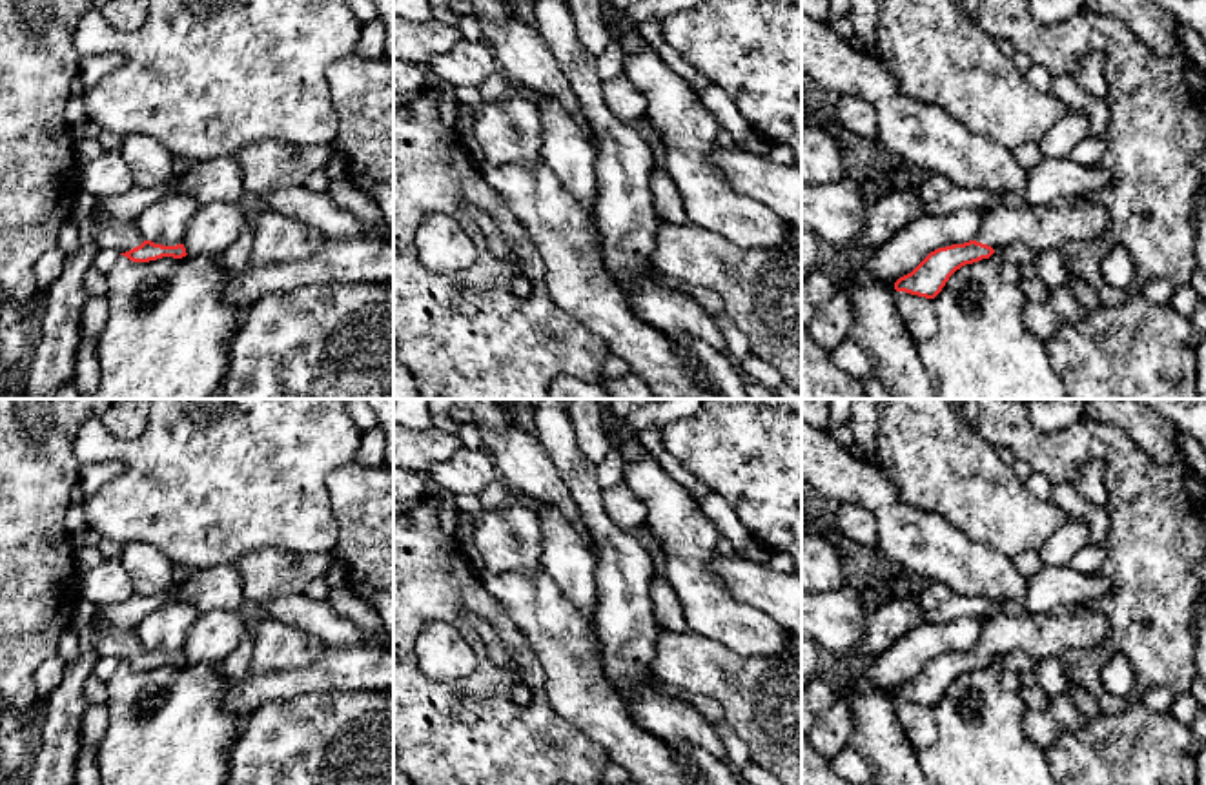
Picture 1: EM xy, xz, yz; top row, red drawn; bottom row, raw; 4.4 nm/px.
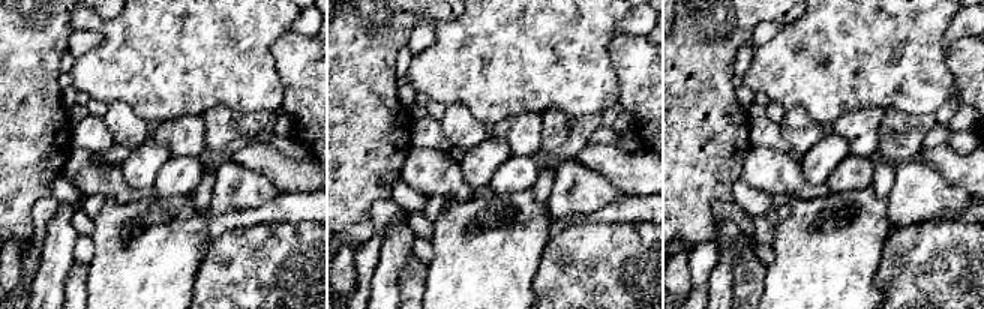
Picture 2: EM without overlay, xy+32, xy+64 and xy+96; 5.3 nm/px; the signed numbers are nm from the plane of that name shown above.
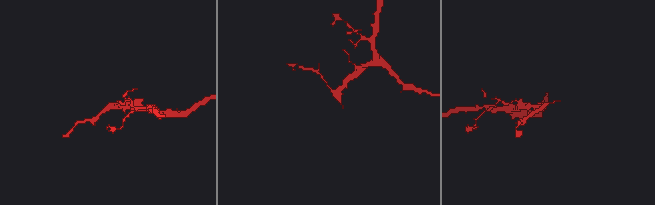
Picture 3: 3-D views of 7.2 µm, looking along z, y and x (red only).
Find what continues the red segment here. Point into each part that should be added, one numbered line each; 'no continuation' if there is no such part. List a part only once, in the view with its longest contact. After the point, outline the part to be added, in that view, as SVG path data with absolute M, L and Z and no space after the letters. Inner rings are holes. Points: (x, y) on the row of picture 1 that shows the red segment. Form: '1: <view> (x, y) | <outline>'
1: xy (121, 237) | M109 222L102 226L95 242L98 250L115 250L126 253L144 242L144 237L135 222Z

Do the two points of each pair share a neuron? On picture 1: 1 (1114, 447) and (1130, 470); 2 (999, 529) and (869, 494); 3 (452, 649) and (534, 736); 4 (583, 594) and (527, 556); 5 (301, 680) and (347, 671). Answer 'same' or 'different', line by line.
1: same
2: different
3: different
4: different
5: same

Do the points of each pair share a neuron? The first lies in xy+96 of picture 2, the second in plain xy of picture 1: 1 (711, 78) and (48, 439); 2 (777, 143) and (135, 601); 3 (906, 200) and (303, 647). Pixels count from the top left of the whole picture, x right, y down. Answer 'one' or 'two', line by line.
1: one
2: two
3: one

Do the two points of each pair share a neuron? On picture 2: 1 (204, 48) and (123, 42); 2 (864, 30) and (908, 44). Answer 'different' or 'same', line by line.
1: same
2: same

